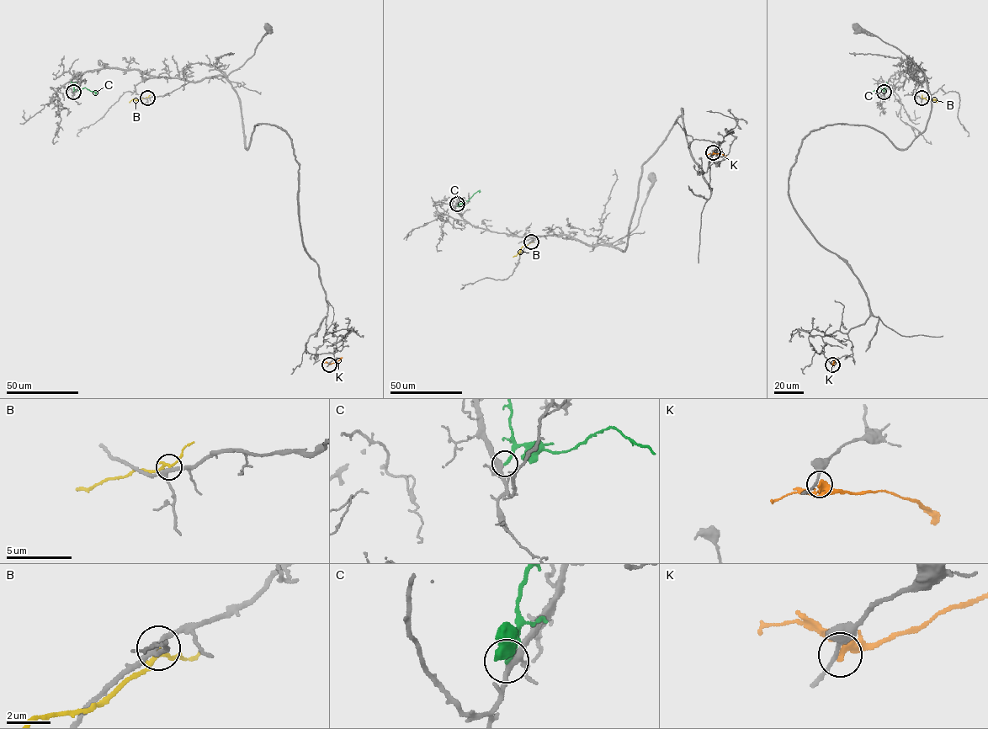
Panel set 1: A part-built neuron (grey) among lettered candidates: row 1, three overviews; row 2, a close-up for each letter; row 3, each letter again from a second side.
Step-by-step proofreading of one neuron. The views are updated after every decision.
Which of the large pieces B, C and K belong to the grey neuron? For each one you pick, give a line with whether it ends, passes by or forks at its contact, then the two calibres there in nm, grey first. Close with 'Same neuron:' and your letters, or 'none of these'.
Same neuron: none of these

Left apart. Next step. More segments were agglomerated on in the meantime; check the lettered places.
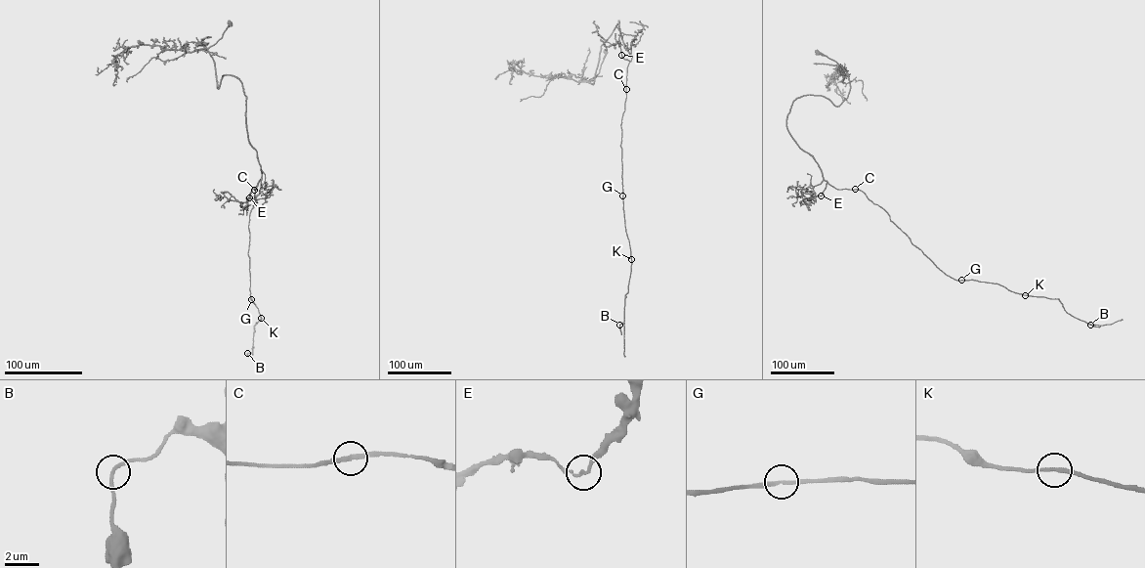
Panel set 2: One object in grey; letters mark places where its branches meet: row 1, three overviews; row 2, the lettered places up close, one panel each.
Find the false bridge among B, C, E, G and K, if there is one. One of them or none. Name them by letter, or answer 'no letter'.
no letter

